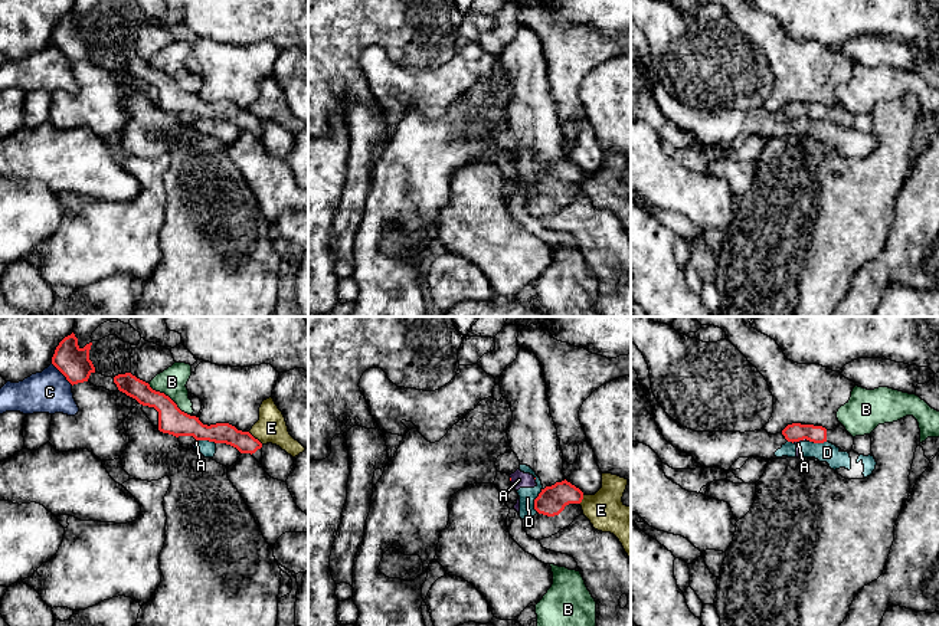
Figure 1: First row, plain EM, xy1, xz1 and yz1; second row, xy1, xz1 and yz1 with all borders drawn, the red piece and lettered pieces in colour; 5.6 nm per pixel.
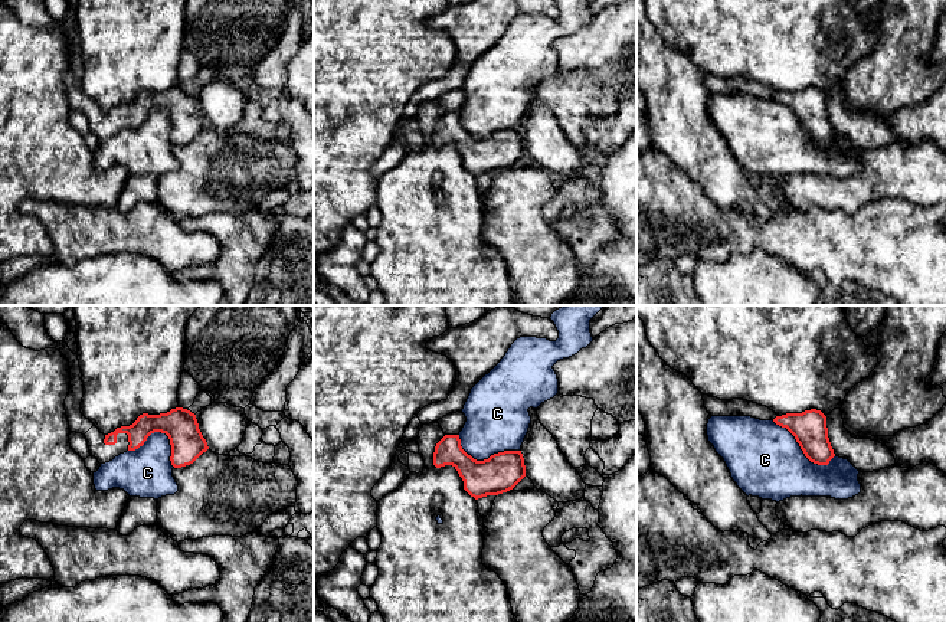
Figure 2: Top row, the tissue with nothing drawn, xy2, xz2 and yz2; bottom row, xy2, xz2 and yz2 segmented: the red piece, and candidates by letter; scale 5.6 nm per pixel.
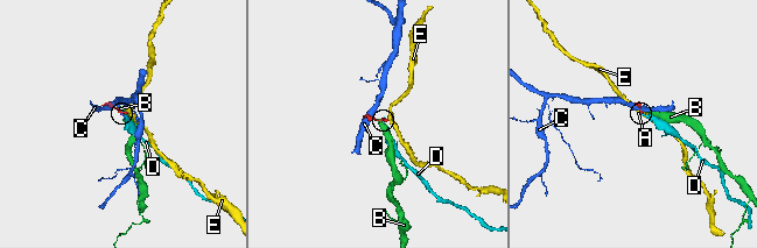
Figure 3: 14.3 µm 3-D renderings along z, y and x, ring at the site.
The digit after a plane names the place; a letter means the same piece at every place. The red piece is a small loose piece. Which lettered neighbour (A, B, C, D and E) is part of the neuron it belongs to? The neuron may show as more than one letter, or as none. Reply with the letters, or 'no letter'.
no letter

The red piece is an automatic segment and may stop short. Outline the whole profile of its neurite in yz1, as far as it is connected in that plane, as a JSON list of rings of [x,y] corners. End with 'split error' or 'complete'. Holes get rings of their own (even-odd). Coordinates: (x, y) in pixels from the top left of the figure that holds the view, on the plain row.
[[[792,101],[782,108],[782,112],[788,119],[792,121],[804,117],[814,121],[830,119],[844,130],[853,128],[854,122],[854,115],[845,108],[843,102],[832,108],[827,108],[822,104]]]; split error

